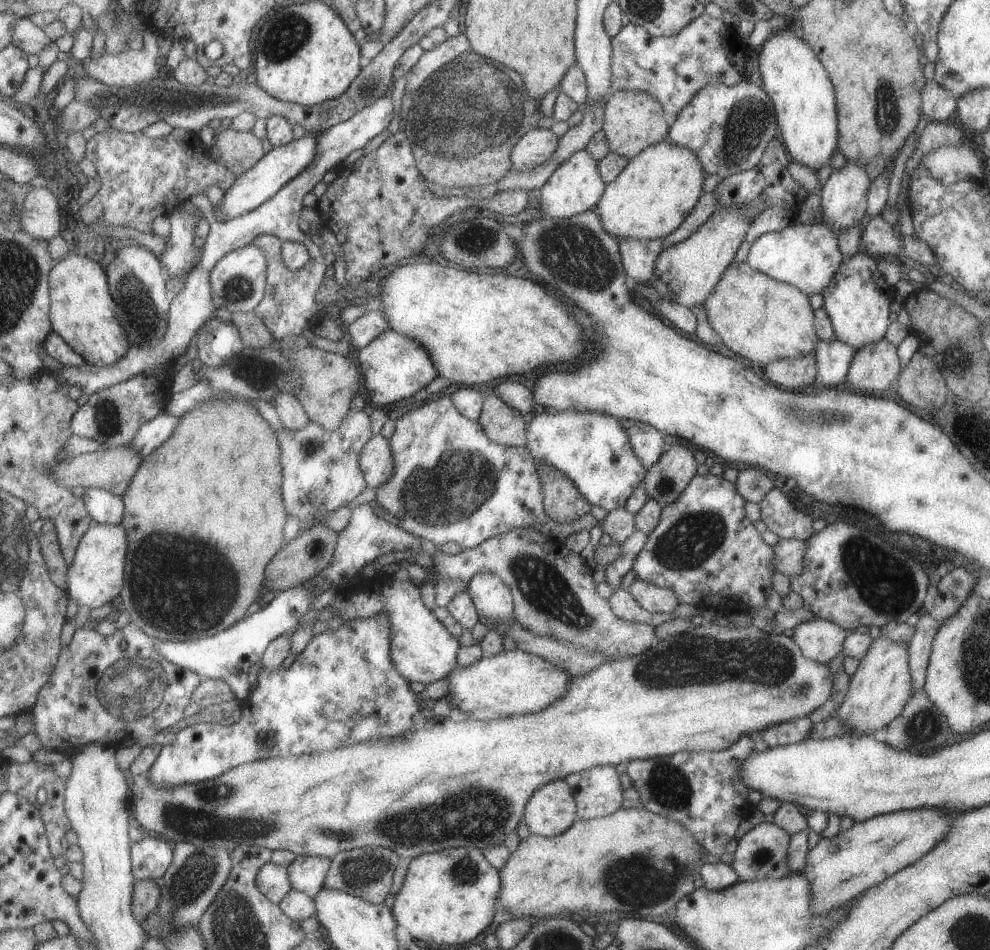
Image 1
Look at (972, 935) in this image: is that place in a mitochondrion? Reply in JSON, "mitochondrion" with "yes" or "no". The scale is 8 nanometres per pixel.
{"mitochondrion":"yes"}

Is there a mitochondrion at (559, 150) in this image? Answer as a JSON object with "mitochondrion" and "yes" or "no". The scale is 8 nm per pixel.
{"mitochondrion":"no"}

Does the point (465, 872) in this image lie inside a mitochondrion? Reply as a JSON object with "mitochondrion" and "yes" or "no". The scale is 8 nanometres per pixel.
{"mitochondrion":"yes"}

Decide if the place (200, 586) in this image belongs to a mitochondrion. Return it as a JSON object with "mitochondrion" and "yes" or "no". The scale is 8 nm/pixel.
{"mitochondrion":"yes"}

